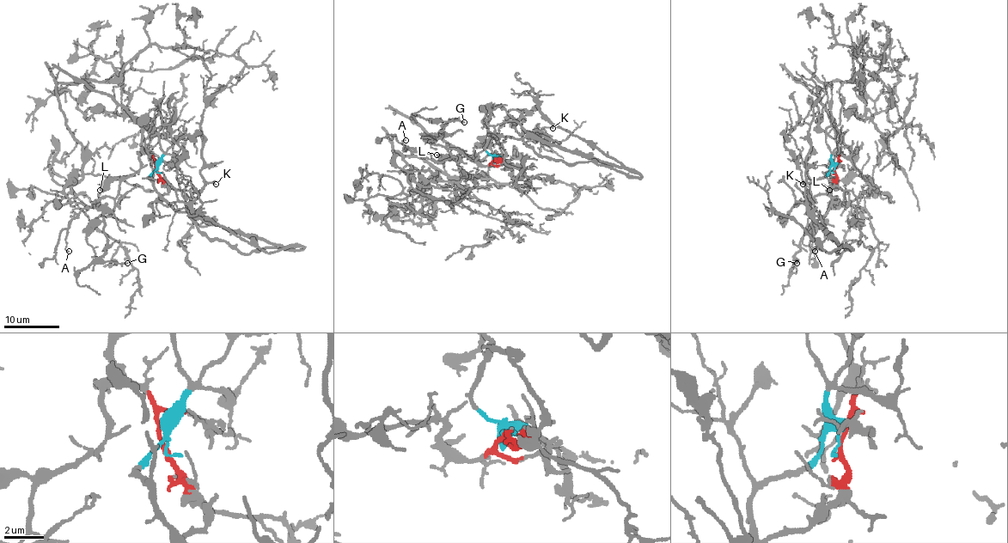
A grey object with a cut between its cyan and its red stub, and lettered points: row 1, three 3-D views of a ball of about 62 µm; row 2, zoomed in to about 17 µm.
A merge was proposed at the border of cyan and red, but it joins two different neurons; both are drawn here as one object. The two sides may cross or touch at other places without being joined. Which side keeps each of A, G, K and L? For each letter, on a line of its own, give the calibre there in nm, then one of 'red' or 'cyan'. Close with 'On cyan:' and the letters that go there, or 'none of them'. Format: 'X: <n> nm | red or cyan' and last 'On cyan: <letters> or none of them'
A: 100 nm | red
G: 130 nm | red
K: 100 nm | cyan
L: 360 nm | red
On cyan: K

